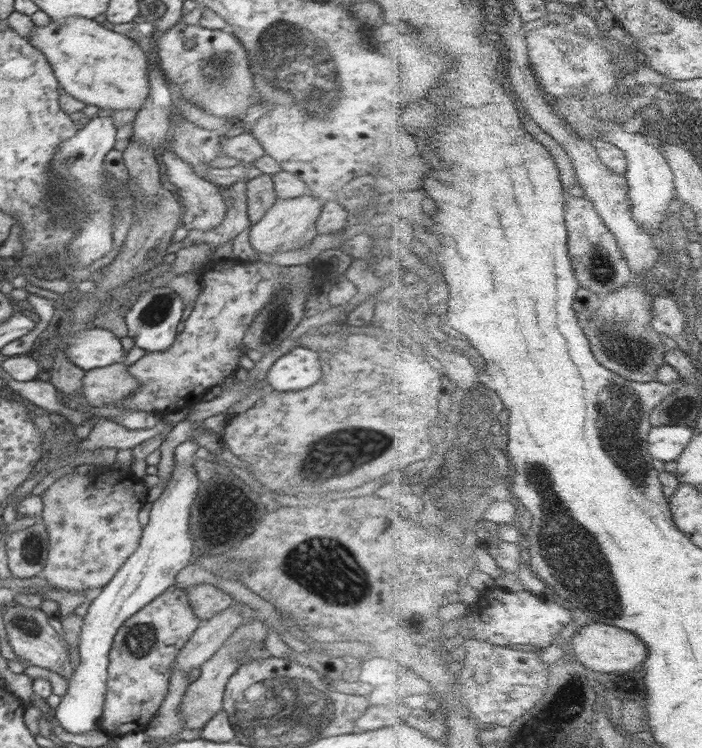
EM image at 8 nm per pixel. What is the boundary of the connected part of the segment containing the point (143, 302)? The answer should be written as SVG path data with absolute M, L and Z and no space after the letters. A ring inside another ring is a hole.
M154 287L144 294L141 294L134 304L127 310L125 314L125 323L127 324L127 334L134 339L135 345L149 352L165 351L175 339L178 332L178 323L182 320L182 312L185 306L180 295L178 295L170 287Z

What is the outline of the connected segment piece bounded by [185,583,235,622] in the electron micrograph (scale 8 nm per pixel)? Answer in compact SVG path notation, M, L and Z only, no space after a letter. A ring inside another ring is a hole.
M198 584L185 591L194 615L202 622L235 604L231 596L214 585Z

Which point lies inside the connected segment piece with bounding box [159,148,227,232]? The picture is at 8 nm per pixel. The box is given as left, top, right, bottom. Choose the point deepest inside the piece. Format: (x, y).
(204, 206)

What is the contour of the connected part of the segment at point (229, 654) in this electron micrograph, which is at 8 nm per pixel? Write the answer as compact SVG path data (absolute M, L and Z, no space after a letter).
M250 619L246 624L241 625L228 639L227 642L218 649L213 657L209 661L201 664L200 676L195 682L190 683L187 691L184 693L184 699L178 707L178 716L185 722L185 728L201 729L207 722L214 718L218 712L223 711L223 698L225 693L226 683L232 676L232 673L243 664L243 660L239 652L242 649L242 643L246 639L252 639L252 641L264 642L267 637L267 633L270 629L267 628L258 619Z

